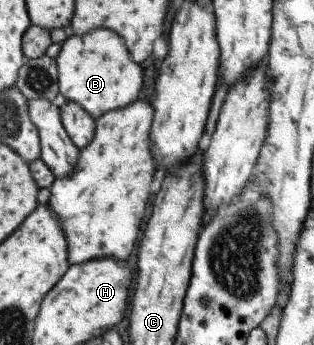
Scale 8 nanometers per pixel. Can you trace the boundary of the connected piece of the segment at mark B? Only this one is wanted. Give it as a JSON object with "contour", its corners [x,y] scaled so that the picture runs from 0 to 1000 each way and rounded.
{"contour":[[[309,81],[271,99],[220,96],[191,125],[191,145],[172,174],[185,296],[236,296],[296,345],[334,325],[408,307],[443,275],[449,194],[417,177],[389,113],[350,84]]]}

